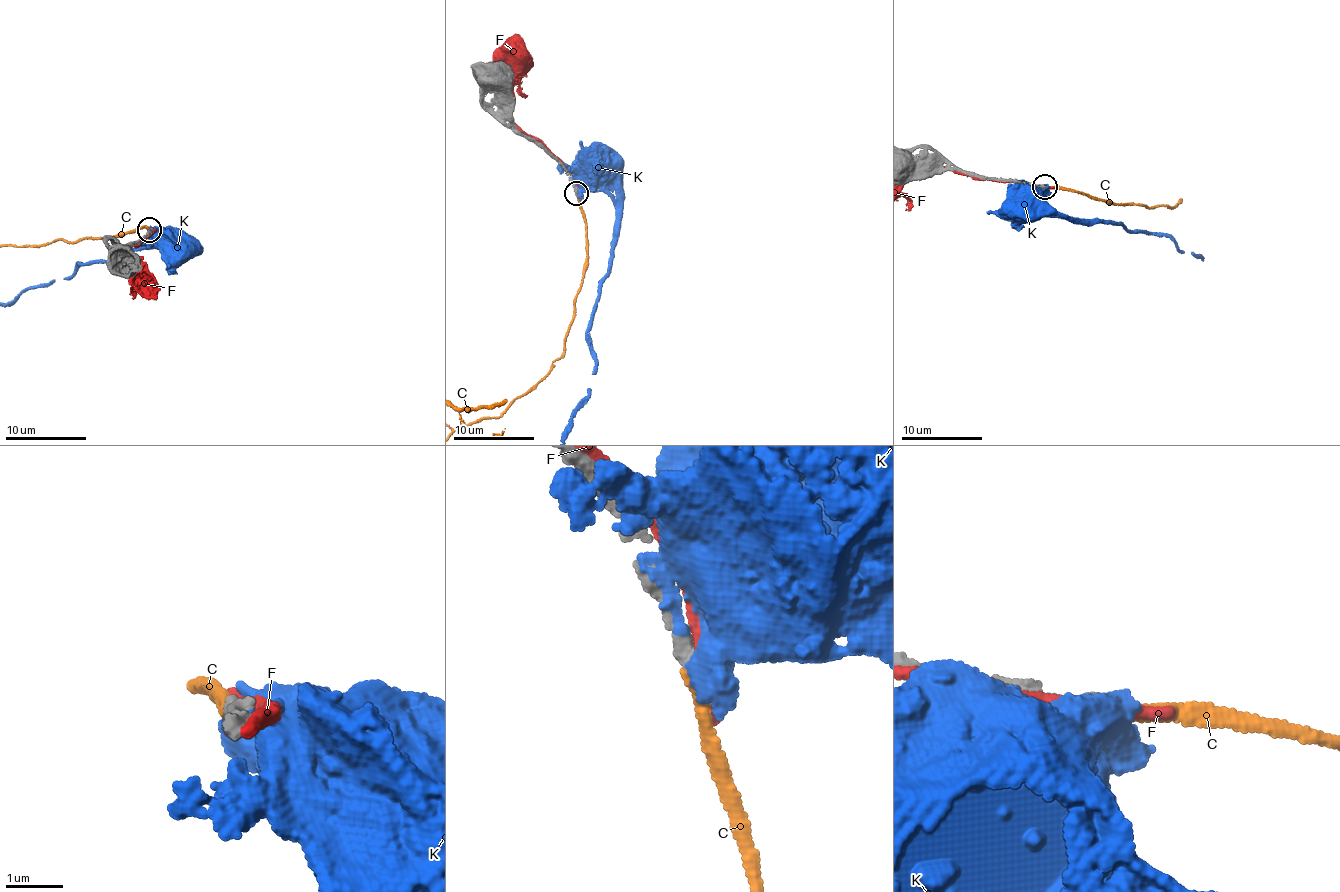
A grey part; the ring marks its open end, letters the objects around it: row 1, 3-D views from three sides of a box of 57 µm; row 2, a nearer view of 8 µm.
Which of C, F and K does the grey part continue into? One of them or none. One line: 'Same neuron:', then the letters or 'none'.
Same neuron: C

